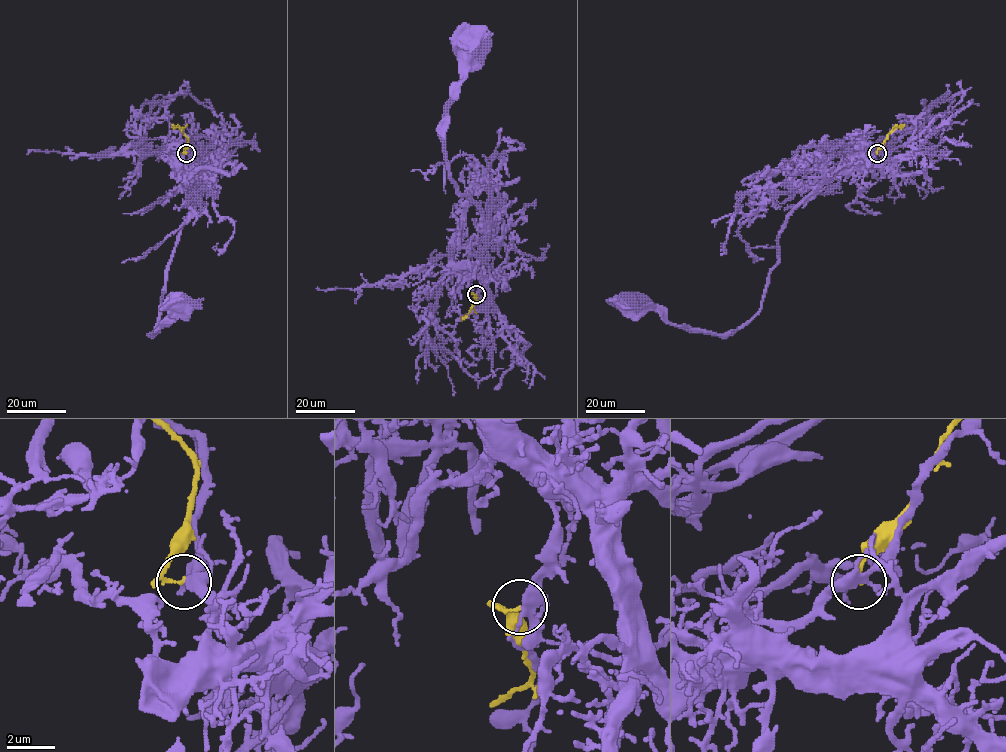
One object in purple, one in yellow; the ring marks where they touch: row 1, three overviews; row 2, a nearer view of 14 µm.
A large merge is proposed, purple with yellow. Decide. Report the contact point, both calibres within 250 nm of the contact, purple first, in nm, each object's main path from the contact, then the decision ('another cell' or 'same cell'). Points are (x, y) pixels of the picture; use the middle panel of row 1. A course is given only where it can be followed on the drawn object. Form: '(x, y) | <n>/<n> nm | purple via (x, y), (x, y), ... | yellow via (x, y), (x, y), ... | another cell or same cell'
(476, 294) | 320/80 nm | purple via (476, 294), (483, 214), (452, 182), (445, 139), (445, 103), (467, 75), (468, 41) | yellow via (476, 294), (476, 303), (461, 321) | another cell

